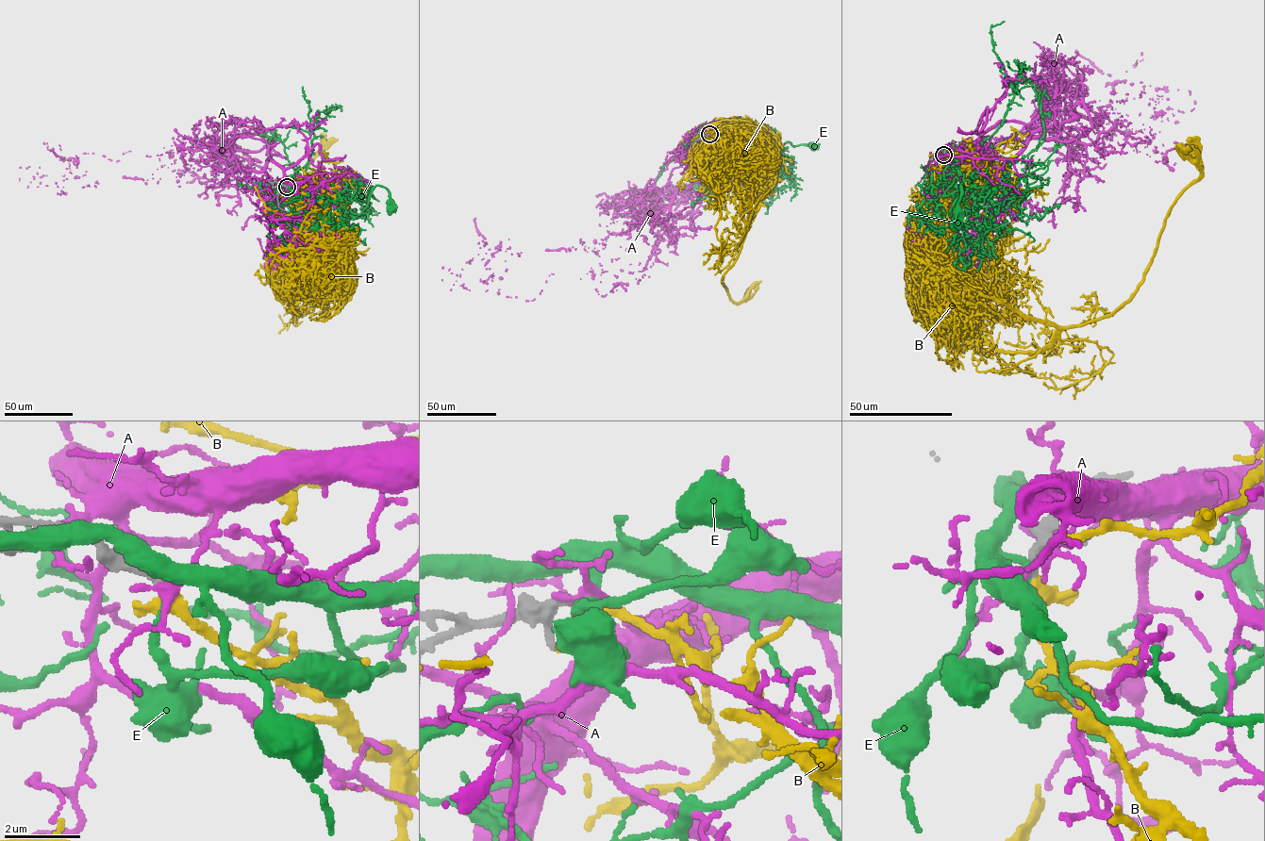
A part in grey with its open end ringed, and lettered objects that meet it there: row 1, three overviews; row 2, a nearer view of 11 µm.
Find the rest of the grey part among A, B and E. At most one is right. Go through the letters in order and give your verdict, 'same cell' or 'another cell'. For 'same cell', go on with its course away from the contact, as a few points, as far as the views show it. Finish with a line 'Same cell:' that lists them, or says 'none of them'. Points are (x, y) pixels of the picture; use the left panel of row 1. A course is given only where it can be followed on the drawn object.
A: another cell
B: same cell; course (288, 187), (327, 215), (335, 249), (345, 261), (323, 278), (298, 254), (302, 178), (310, 162), (338, 139)
E: another cell
Same cell: B

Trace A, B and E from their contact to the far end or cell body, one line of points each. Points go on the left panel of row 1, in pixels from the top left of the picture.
A: (287, 187), (281, 167), (266, 164), (267, 146), (180, 157), (146, 183), (69, 172), (57, 193), (19, 178)
B: (288, 187), (327, 215), (335, 249), (345, 261), (323, 278), (298, 254), (302, 178), (310, 162), (338, 139)
E: (287, 187), (297, 188), (286, 192), (300, 194), (309, 213), (359, 214), (377, 185), (391, 208)

